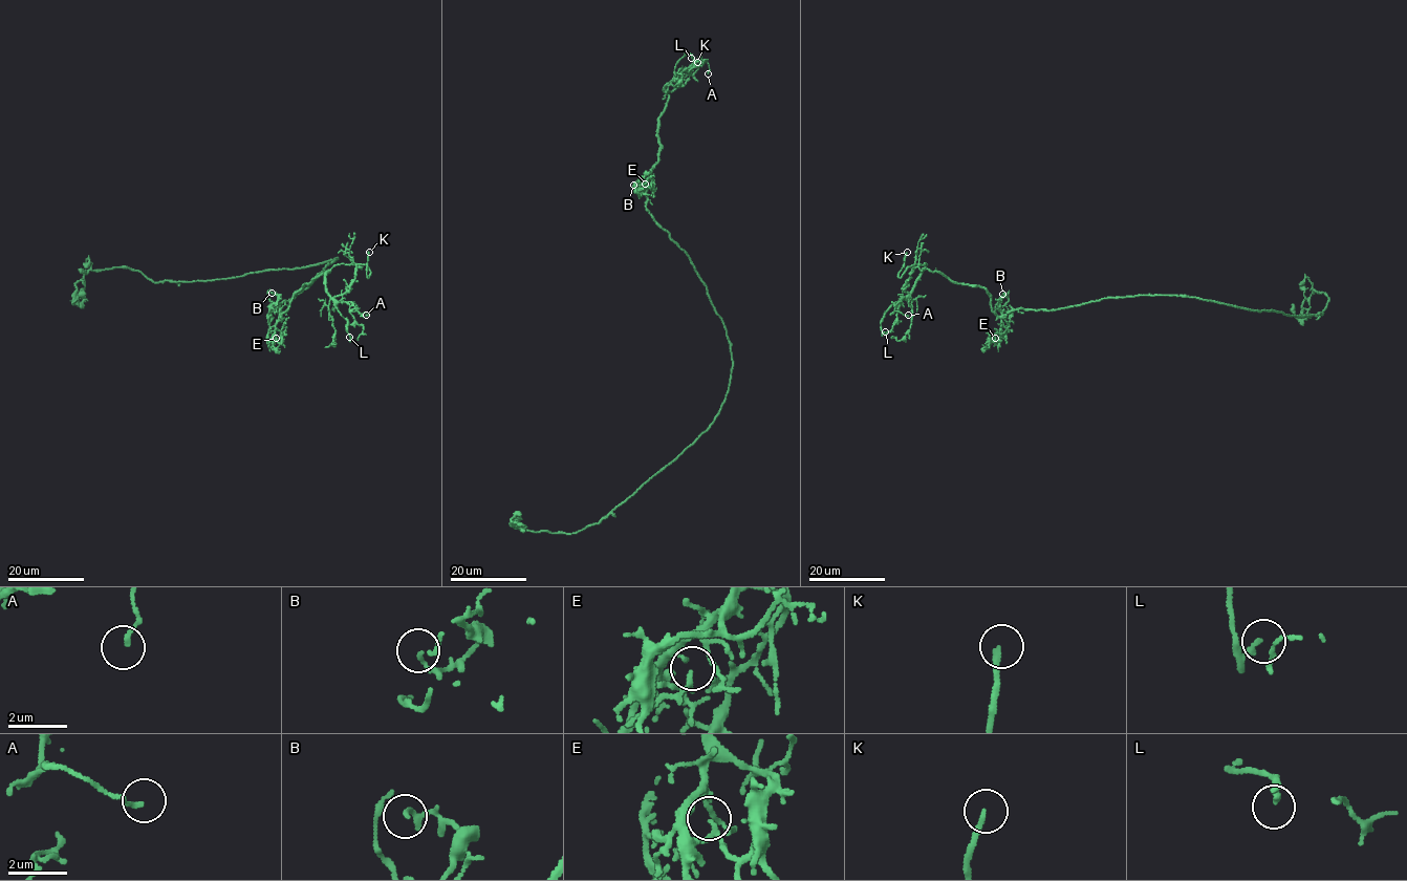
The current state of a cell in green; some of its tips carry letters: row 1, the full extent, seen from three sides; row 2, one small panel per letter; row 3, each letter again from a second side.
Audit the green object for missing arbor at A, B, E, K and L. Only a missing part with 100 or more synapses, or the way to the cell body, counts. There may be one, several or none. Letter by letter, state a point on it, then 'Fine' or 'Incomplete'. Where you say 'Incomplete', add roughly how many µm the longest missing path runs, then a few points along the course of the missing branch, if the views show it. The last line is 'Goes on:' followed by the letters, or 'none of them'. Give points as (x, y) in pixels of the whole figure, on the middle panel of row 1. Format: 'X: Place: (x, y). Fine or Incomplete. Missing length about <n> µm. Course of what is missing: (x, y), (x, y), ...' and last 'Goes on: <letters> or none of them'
A: Place: (708, 73). Fine
B: Place: (633, 185). Fine
E: Place: (645, 184). Fine
K: Place: (697, 62). Incomplete. Missing length about 20 µm. Course of what is missing: (697, 62), (678, 62), (682, 54), (677, 54)
L: Place: (691, 58). Fine
Goes on: K

